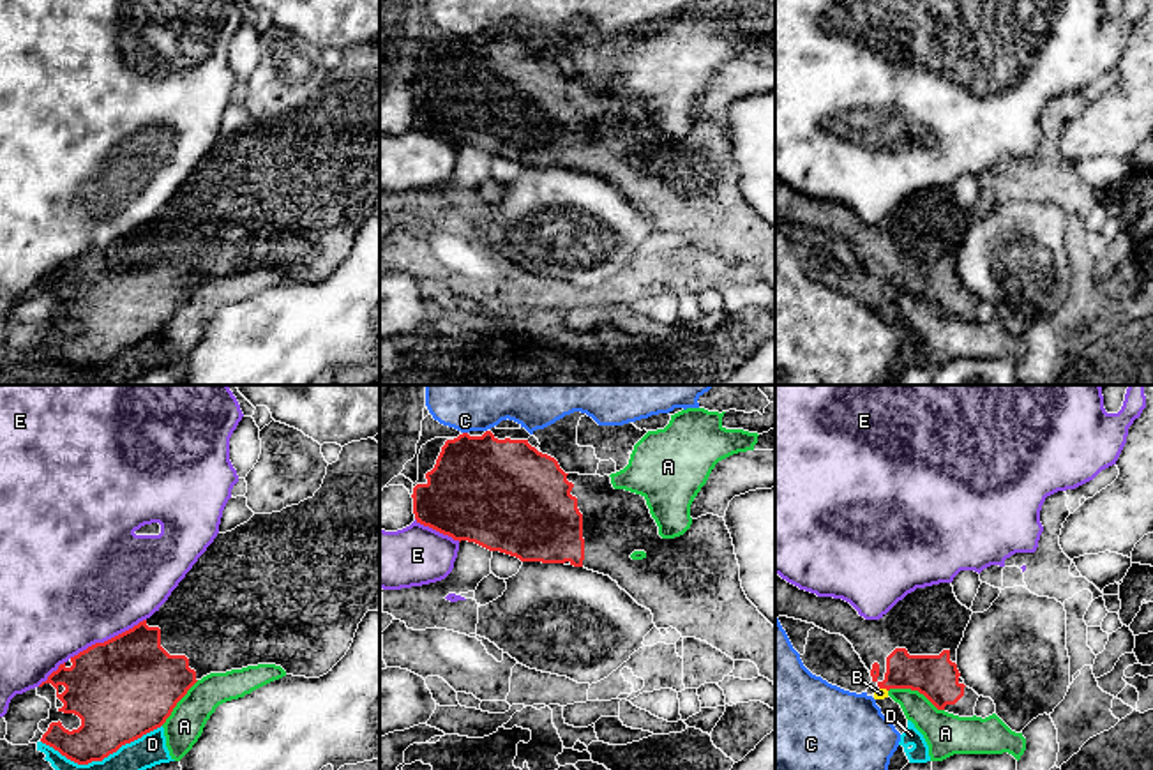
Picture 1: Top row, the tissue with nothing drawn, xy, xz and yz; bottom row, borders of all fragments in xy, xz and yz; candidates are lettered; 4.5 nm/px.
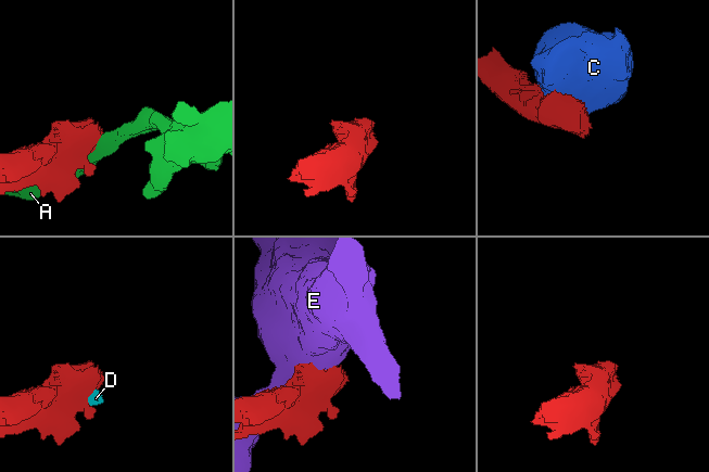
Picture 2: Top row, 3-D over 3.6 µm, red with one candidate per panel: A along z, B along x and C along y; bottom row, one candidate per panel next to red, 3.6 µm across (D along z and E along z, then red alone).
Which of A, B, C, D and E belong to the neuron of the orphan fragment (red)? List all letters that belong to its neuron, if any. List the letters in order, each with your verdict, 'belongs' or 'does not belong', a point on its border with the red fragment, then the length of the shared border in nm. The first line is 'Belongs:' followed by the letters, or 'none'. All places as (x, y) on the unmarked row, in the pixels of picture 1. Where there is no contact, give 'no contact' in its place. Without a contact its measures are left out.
Belongs: none
A: does not belong; contact yz (917, 294); length 280 nm
B: does not belong; contact yz (883, 292); length 40 nm
C: does not belong; contact xz (465, 37); length 30 nm
D: does not belong; contact xy (101, 364); length 550 nm
E: does not belong; contact xy (108, 244); length 400 nm

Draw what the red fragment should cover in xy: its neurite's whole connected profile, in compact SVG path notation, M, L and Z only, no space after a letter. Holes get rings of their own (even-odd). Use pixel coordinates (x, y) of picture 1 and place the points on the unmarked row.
M373 42L344 49L339 64L327 71L323 88L313 102L307 102L298 109L286 111L281 117L254 118L247 127L237 131L235 134L217 138L214 147L171 196L168 205L150 223L71 261L71 272L67 272L65 267L60 268L58 274L53 276L39 291L51 288L57 293L57 302L64 307L58 316L78 320L81 323L81 330L69 336L60 325L51 327L41 346L78 369L88 369L92 366L102 366L109 359L117 357L122 350L161 332L187 295L210 277L226 277L258 268L275 268L281 270L286 279L320 283L332 276L332 272L346 260L353 247L358 228L367 215L380 215L380 48Z

